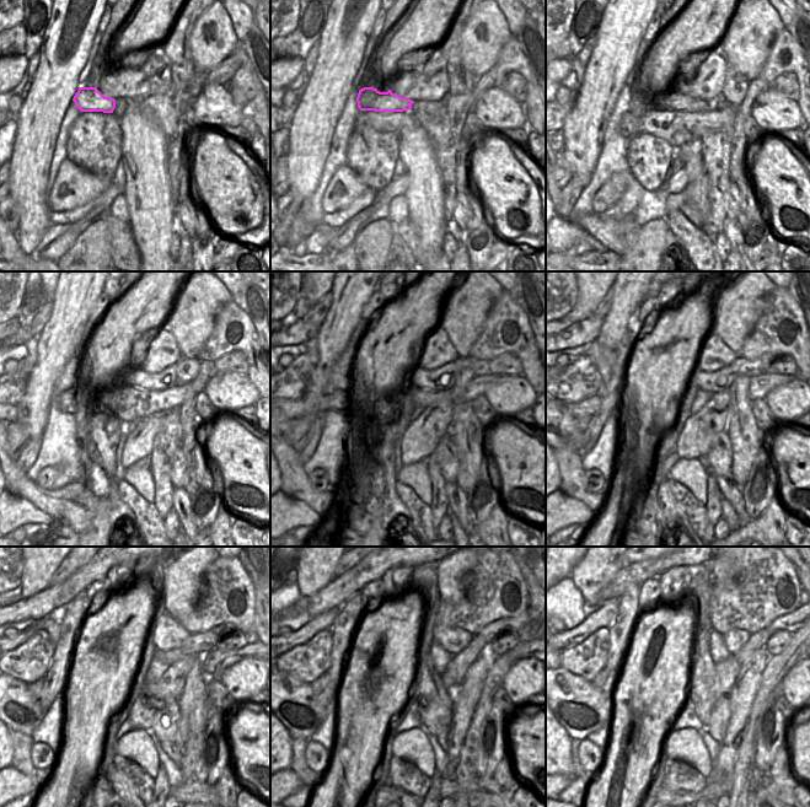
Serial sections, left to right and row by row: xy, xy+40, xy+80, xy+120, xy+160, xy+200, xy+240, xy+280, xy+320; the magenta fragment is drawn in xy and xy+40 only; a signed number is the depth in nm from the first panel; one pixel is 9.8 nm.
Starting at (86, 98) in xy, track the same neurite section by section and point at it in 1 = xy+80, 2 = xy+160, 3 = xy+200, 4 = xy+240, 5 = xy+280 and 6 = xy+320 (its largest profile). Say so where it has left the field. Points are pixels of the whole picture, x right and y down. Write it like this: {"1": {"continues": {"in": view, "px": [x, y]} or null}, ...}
{"1": {"continues": {"in": "xy+80", "px": [674, 101]}}, "2": {"continues": {"in": "xy+160", "px": [443, 378]}}, "3": {"continues": {"in": "xy+200", "px": [713, 382]}}, "4": {"continues": {"in": "xy+240", "px": [202, 643]}}, "5": {"continues": {"in": "xy+280", "px": [507, 624]}}, "6": {"continues": {"in": "xy+320", "px": [792, 622]}}}

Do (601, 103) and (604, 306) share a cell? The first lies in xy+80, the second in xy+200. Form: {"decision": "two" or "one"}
{"decision": "two"}

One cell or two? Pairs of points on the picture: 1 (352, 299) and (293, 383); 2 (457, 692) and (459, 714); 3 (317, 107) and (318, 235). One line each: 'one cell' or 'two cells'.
1: two cells
2: two cells
3: two cells

